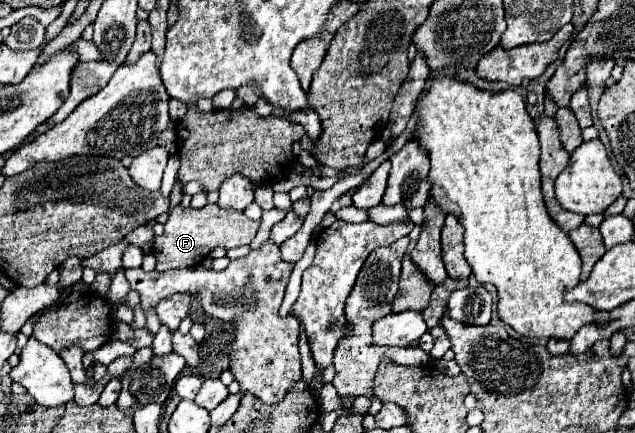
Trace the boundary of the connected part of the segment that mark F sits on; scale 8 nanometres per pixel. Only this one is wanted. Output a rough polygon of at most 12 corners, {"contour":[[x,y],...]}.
{"contour":[[216,203],[170,209],[156,271],[250,245],[258,221]]}

